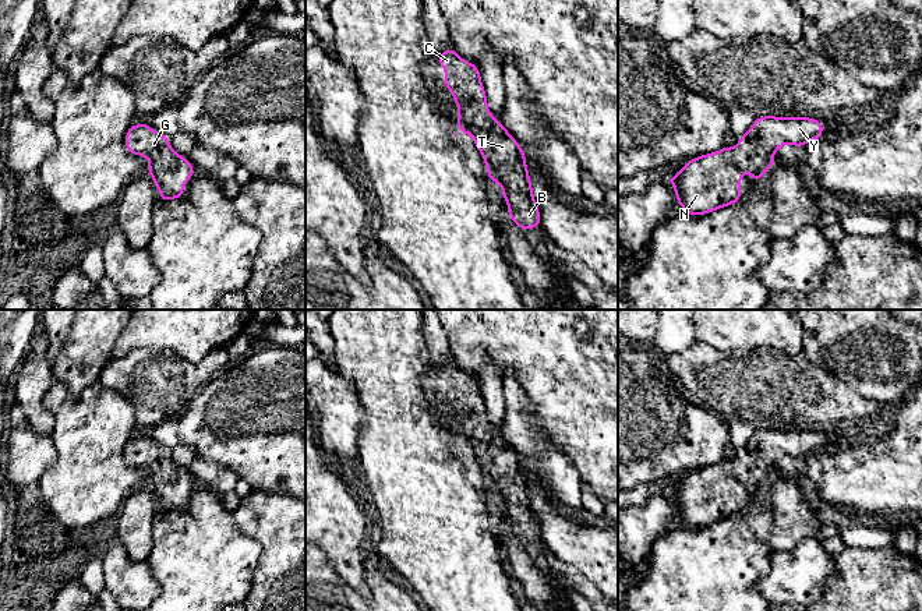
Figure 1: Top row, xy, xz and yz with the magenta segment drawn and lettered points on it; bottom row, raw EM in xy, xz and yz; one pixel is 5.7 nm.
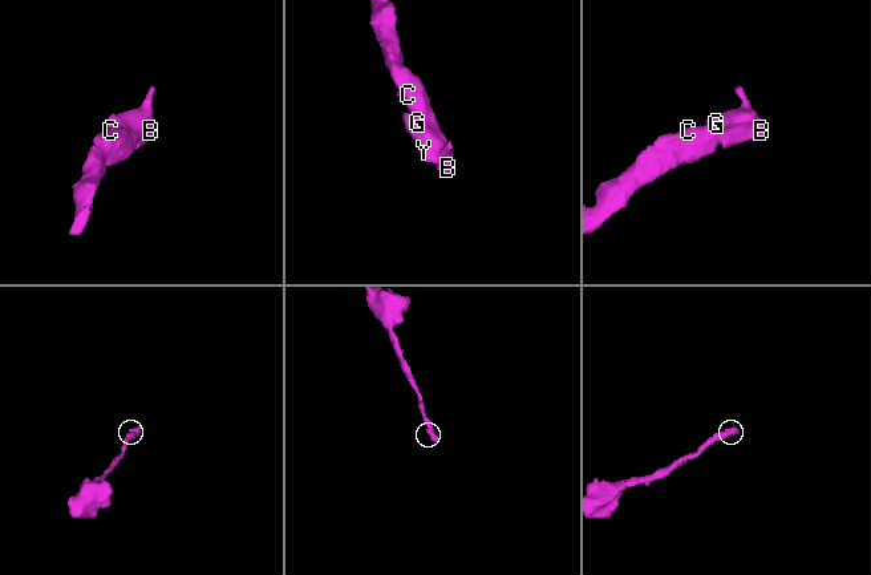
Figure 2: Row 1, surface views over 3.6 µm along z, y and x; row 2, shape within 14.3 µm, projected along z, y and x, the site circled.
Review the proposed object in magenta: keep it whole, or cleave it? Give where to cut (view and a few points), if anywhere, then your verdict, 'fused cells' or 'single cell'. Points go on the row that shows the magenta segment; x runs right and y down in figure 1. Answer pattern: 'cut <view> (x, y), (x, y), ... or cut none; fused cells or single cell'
cut none; single cell

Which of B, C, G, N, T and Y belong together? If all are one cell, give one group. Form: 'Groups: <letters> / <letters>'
Groups: B C G N T Y

